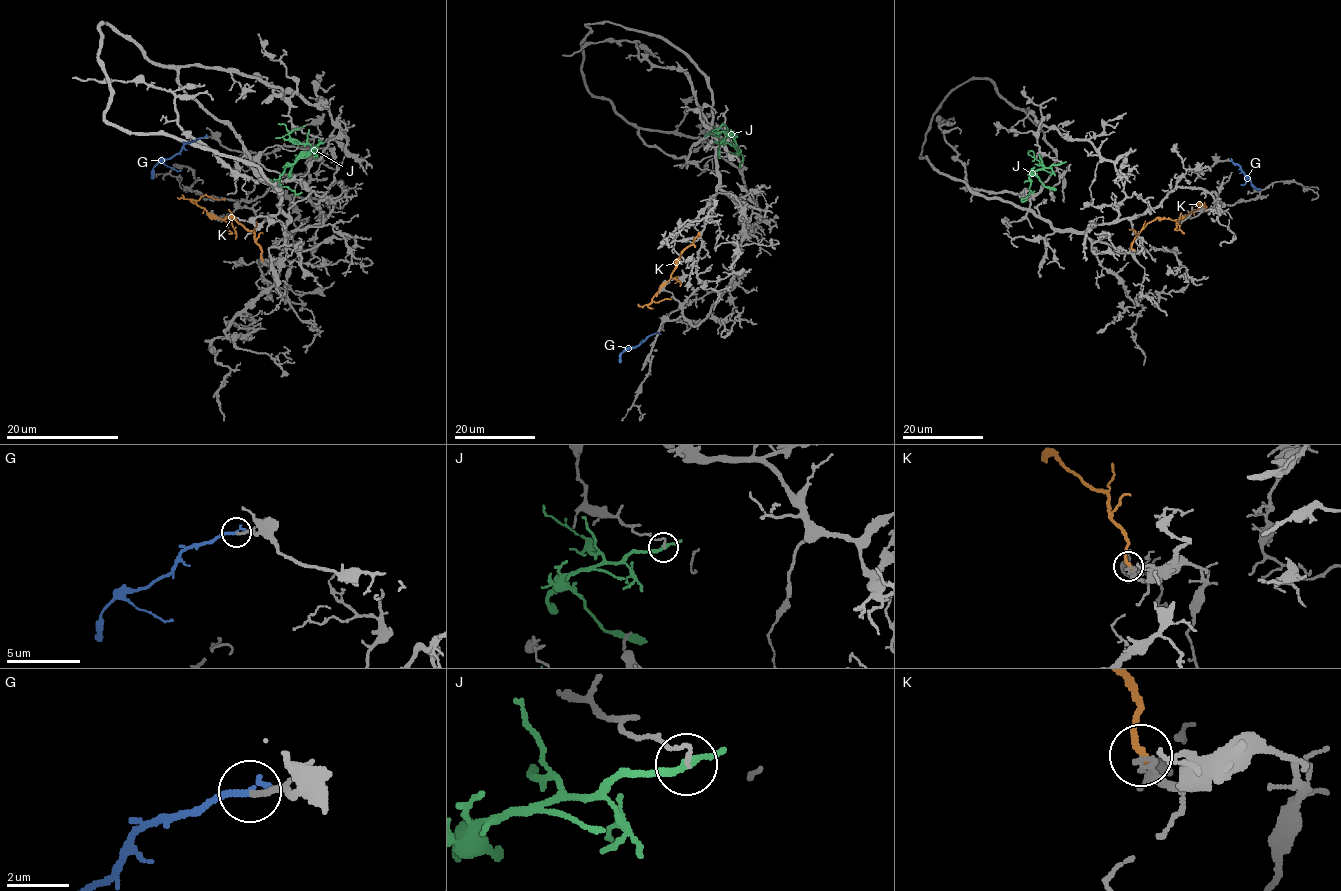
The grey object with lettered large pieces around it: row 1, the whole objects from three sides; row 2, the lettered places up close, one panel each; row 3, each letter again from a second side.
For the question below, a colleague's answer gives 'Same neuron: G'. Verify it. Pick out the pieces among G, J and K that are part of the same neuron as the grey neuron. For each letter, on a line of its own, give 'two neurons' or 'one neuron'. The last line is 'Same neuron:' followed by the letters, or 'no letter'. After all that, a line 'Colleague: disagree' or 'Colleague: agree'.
G: one neuron
J: two neurons
K: two neurons
Same neuron: G
Colleague: agree

